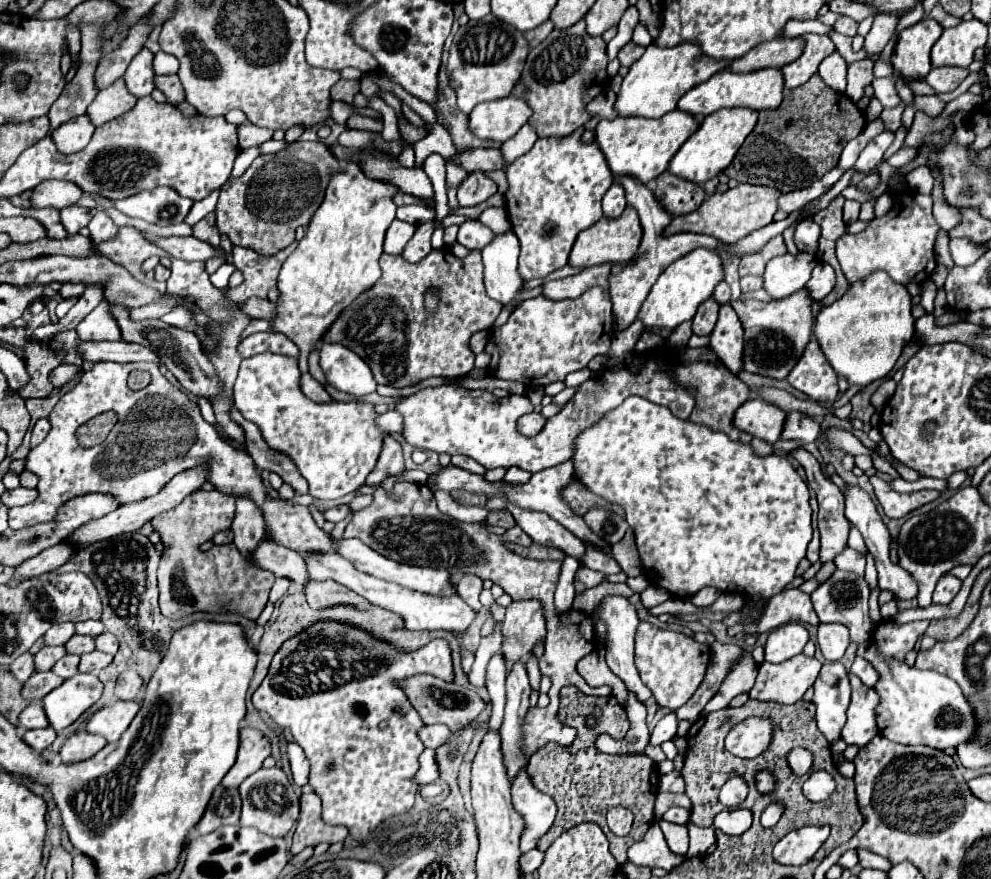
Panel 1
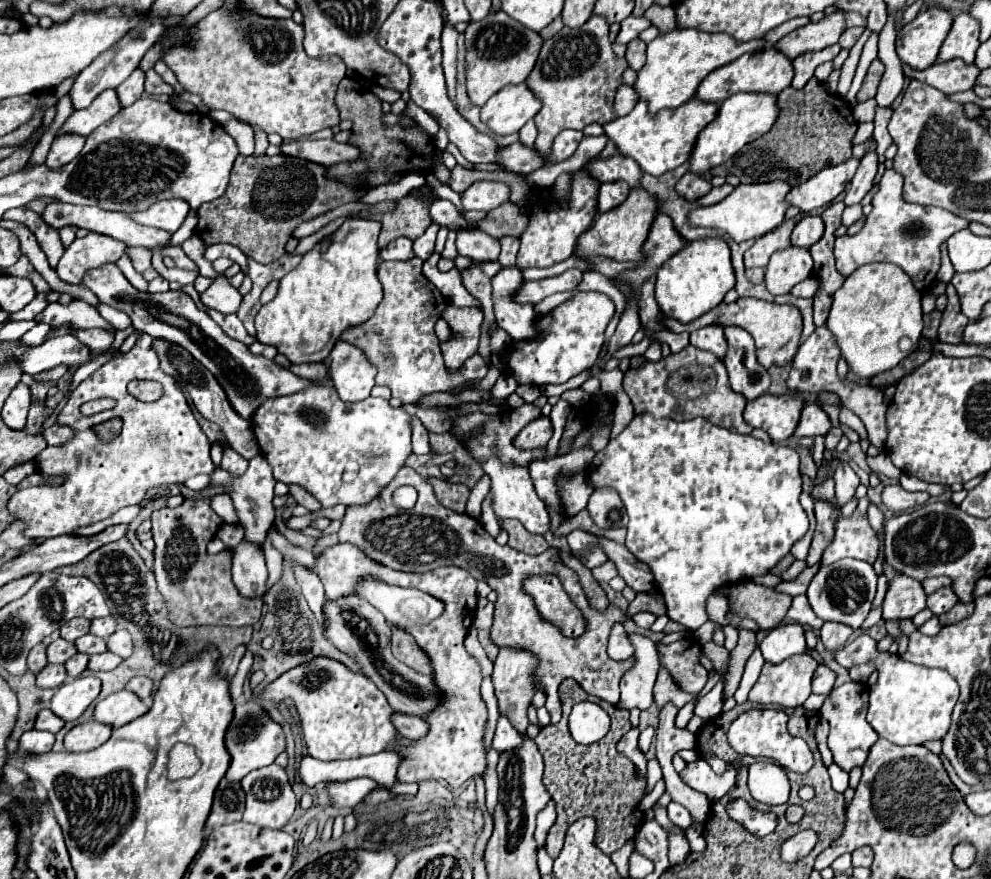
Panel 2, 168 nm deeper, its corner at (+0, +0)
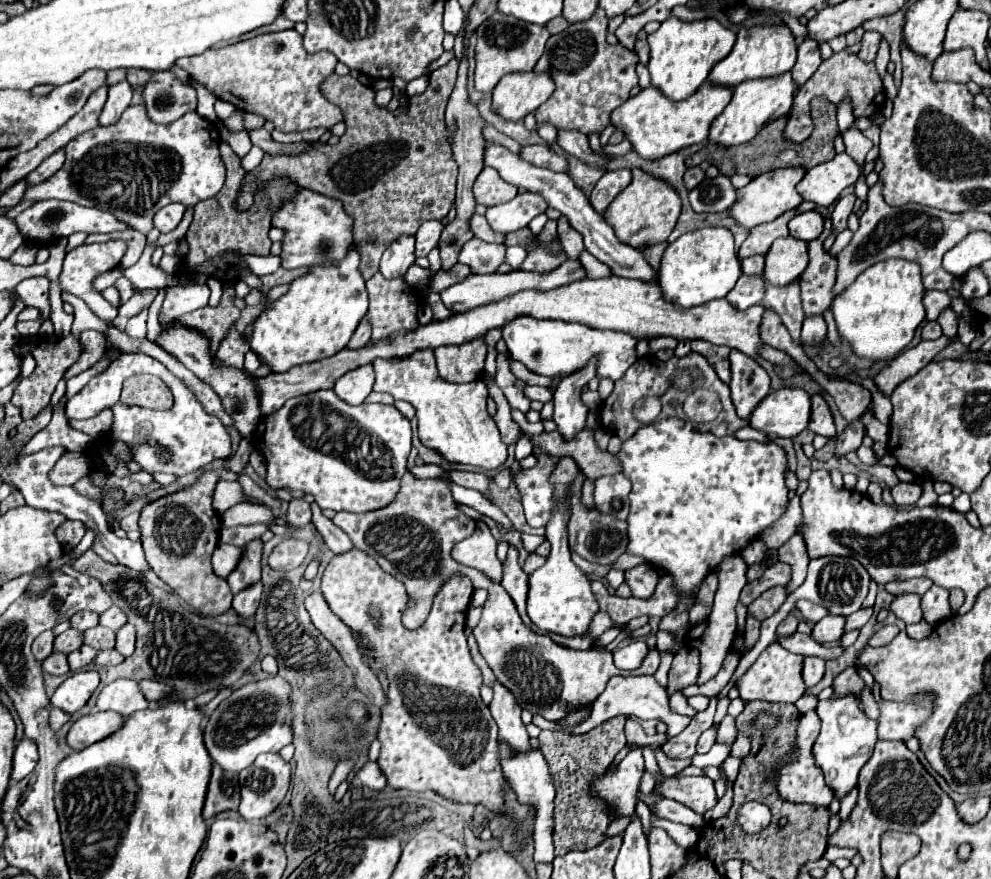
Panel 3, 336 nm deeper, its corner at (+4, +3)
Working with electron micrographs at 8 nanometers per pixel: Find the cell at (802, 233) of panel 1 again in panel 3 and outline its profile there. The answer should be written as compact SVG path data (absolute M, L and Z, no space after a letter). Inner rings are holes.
M810 210L810 212L804 212L804 214L796 214L790 220L788 228L790 228L792 238L810 242L810 240L820 236L822 226L824 226L824 216L820 212L816 212L816 210Z

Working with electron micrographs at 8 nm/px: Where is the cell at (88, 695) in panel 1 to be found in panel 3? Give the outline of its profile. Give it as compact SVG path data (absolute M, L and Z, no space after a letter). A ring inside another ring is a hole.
M92 670L76 672L74 676L66 678L58 686L58 690L50 698L50 702L52 702L52 706L56 706L68 714L74 714L88 702L92 692L98 688L98 682L100 682L98 672L92 672Z

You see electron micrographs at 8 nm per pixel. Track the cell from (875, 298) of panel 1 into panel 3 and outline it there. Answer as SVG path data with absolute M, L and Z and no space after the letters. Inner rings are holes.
M884 260L866 268L844 292L832 302L832 314L840 336L850 344L858 358L866 360L892 360L914 338L914 330L926 318L922 306L924 286L920 268L906 260Z

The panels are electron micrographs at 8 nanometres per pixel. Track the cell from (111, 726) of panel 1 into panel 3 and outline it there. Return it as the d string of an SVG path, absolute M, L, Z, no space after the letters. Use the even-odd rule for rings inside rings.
M122 678L122 680L114 680L100 692L100 696L96 700L96 708L102 712L112 710L126 718L136 710L148 708L148 700L140 694L136 680Z

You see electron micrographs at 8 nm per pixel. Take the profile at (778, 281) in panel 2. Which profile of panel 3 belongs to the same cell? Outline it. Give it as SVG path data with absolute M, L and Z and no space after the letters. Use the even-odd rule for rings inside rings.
M792 236L776 240L766 254L764 278L772 286L788 286L808 266L808 246Z

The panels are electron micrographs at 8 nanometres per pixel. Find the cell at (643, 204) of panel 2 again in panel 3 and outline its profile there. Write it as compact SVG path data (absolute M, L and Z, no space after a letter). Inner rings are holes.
M632 170L630 186L614 198L614 202L604 210L602 216L614 228L614 234L620 242L632 248L644 248L664 244L668 240L680 216L680 208L680 196L664 180L658 180L642 170Z

